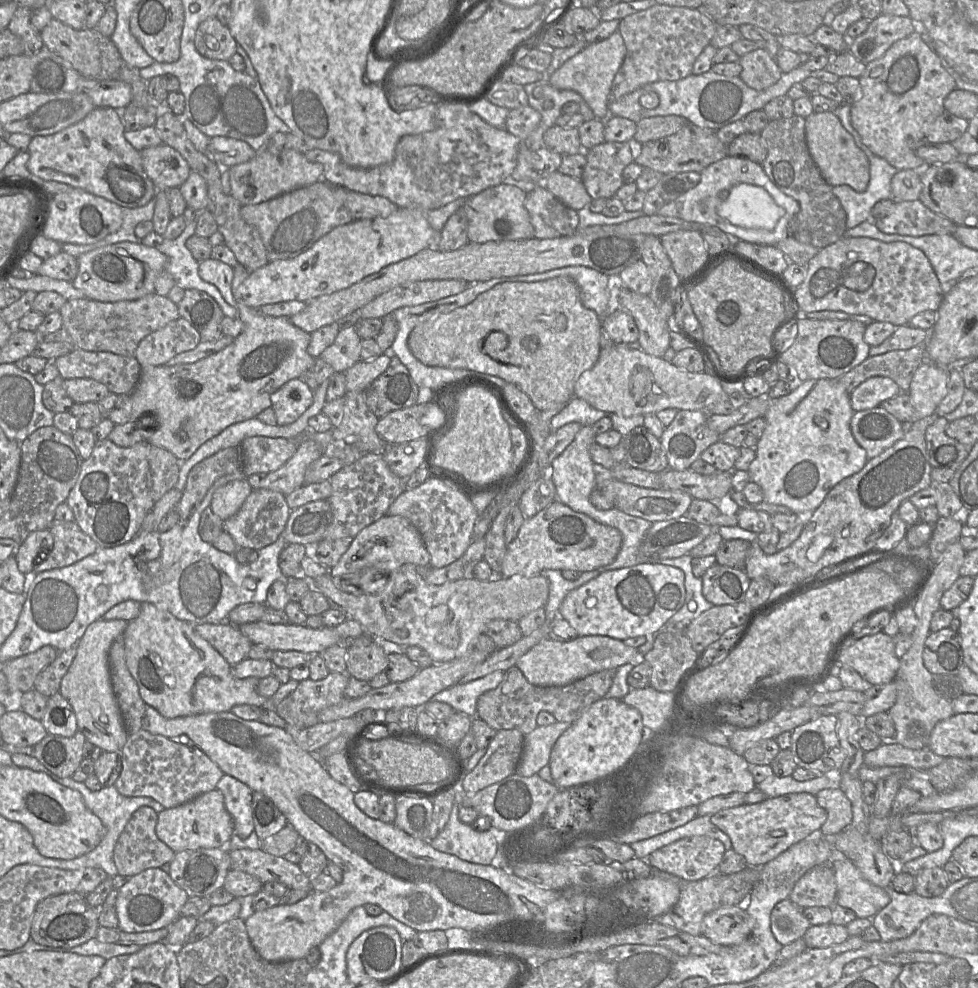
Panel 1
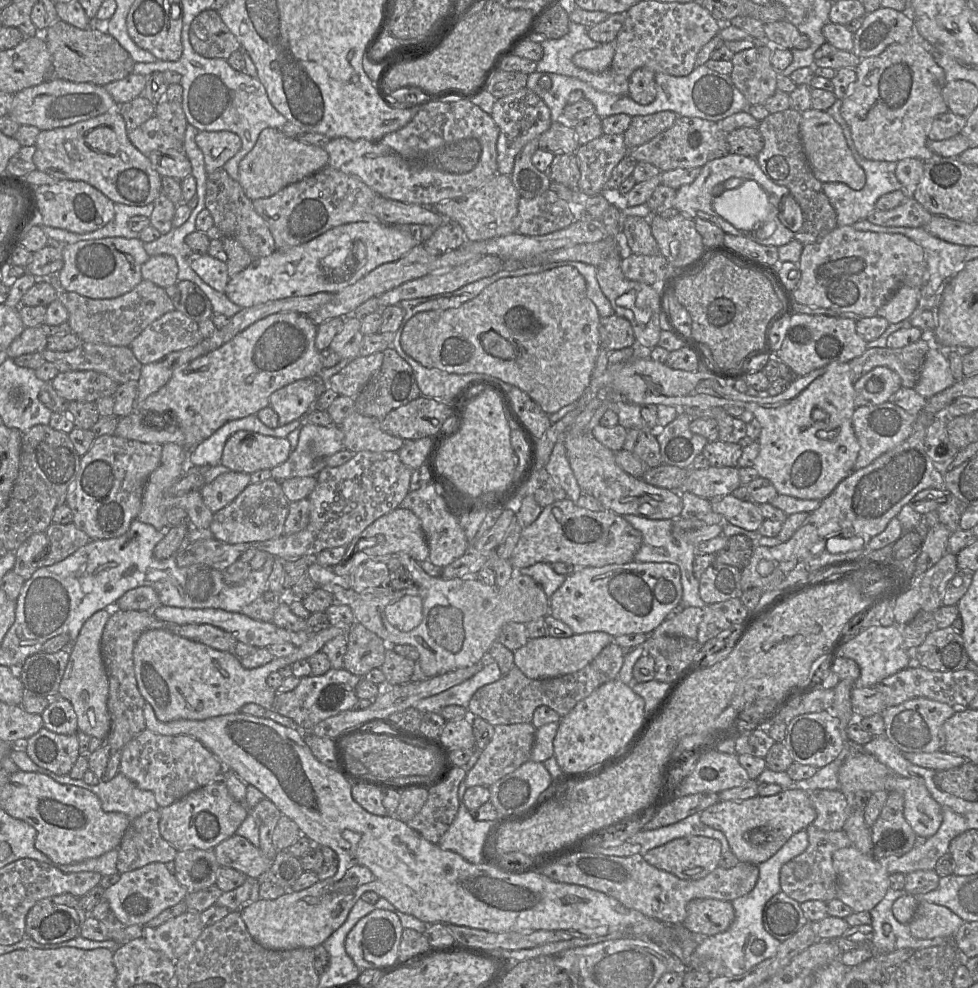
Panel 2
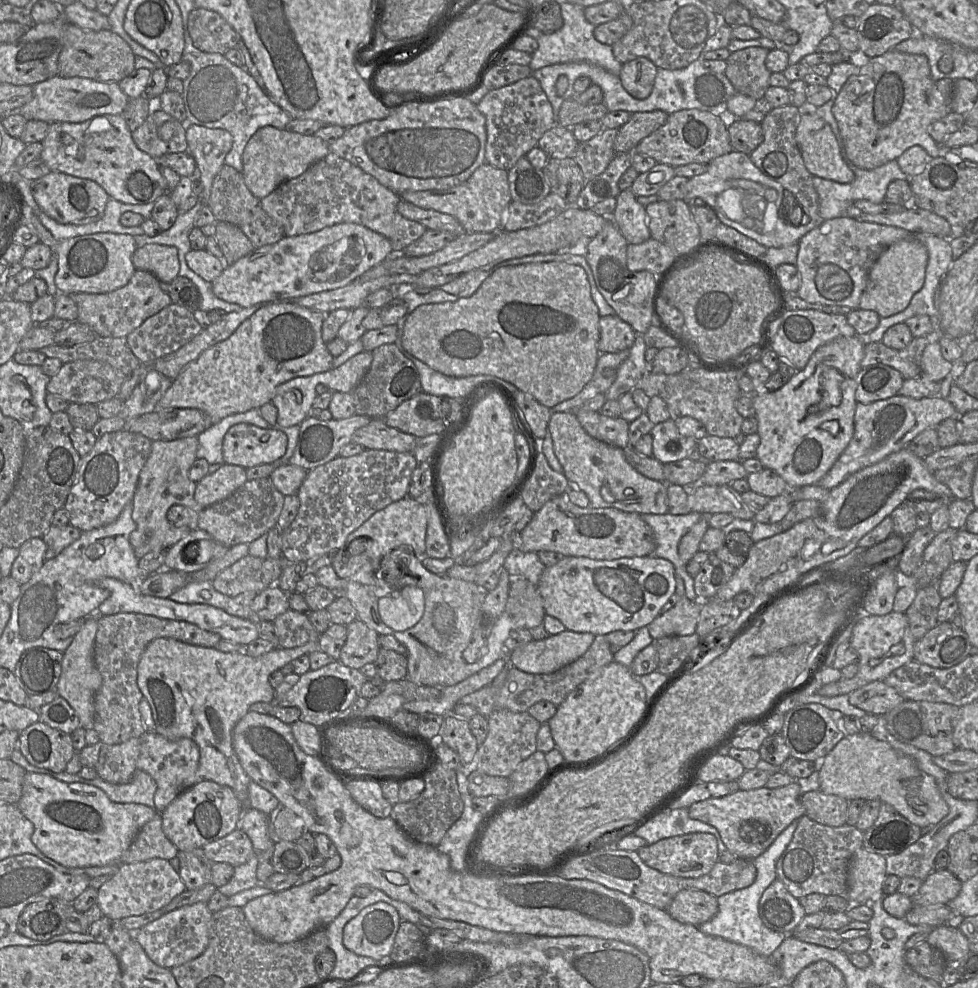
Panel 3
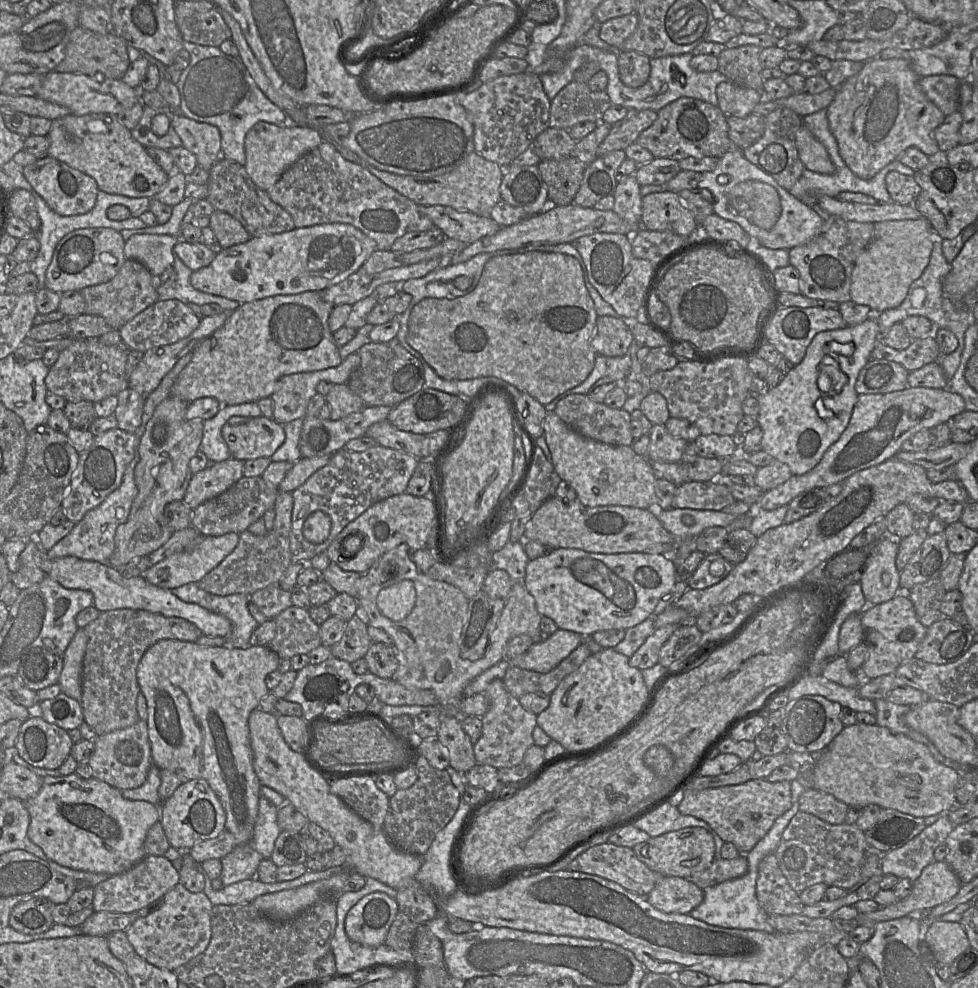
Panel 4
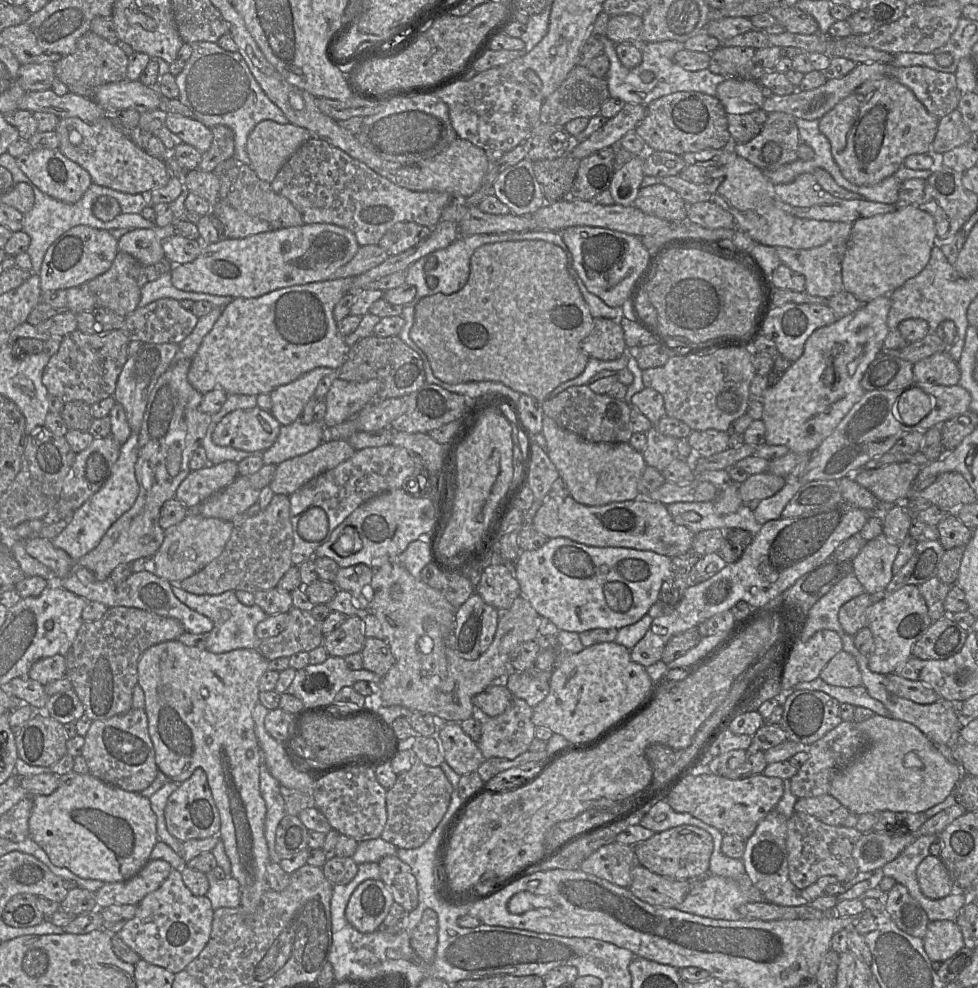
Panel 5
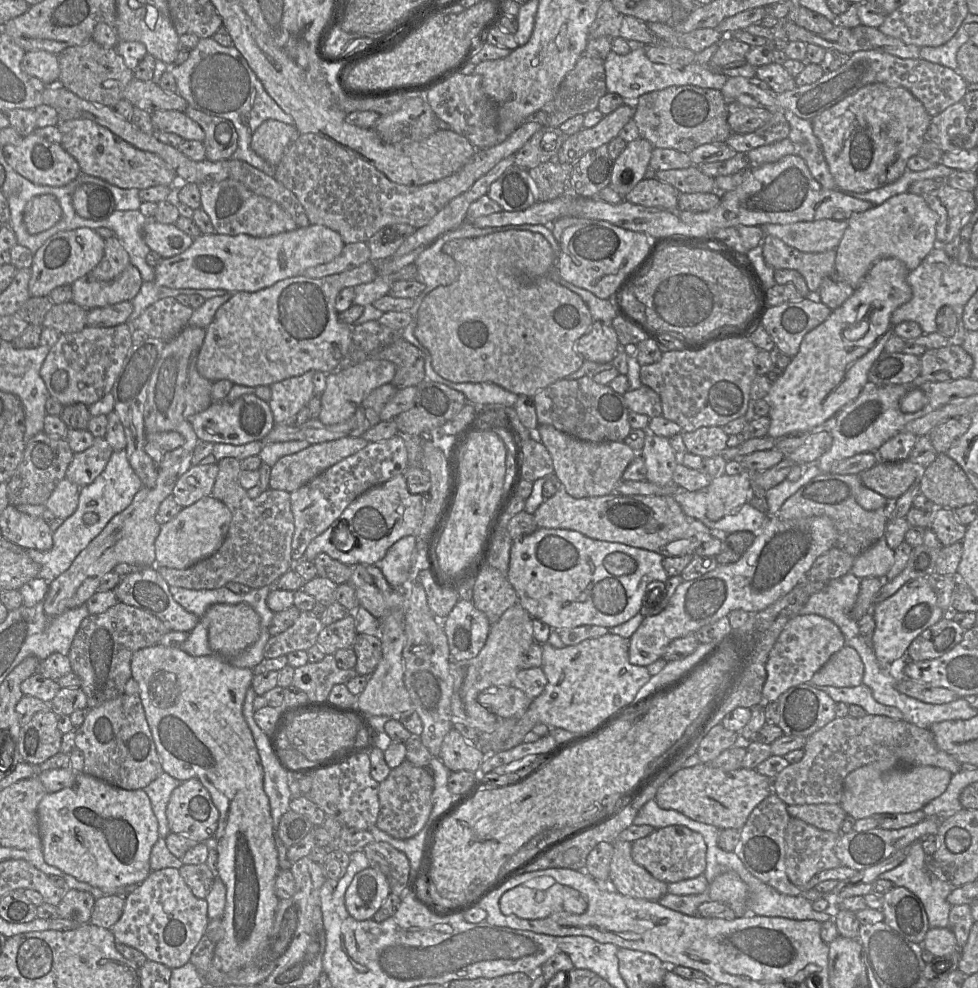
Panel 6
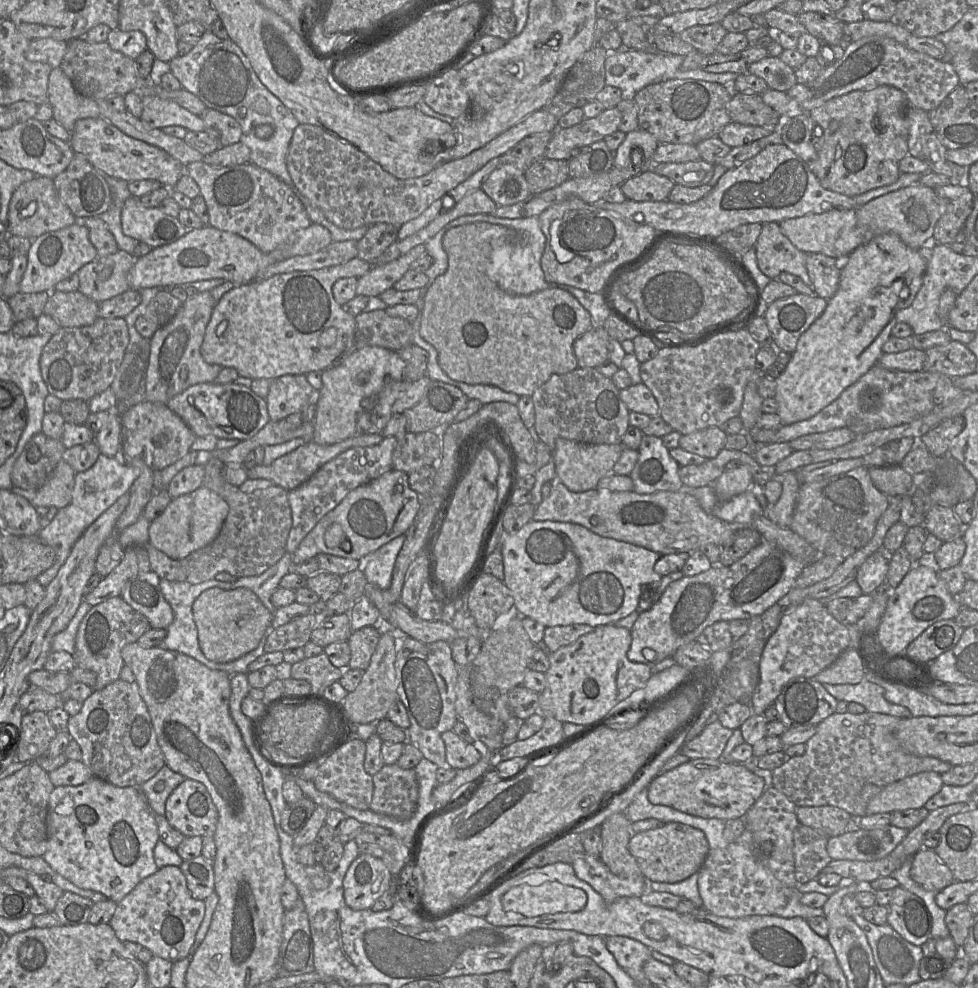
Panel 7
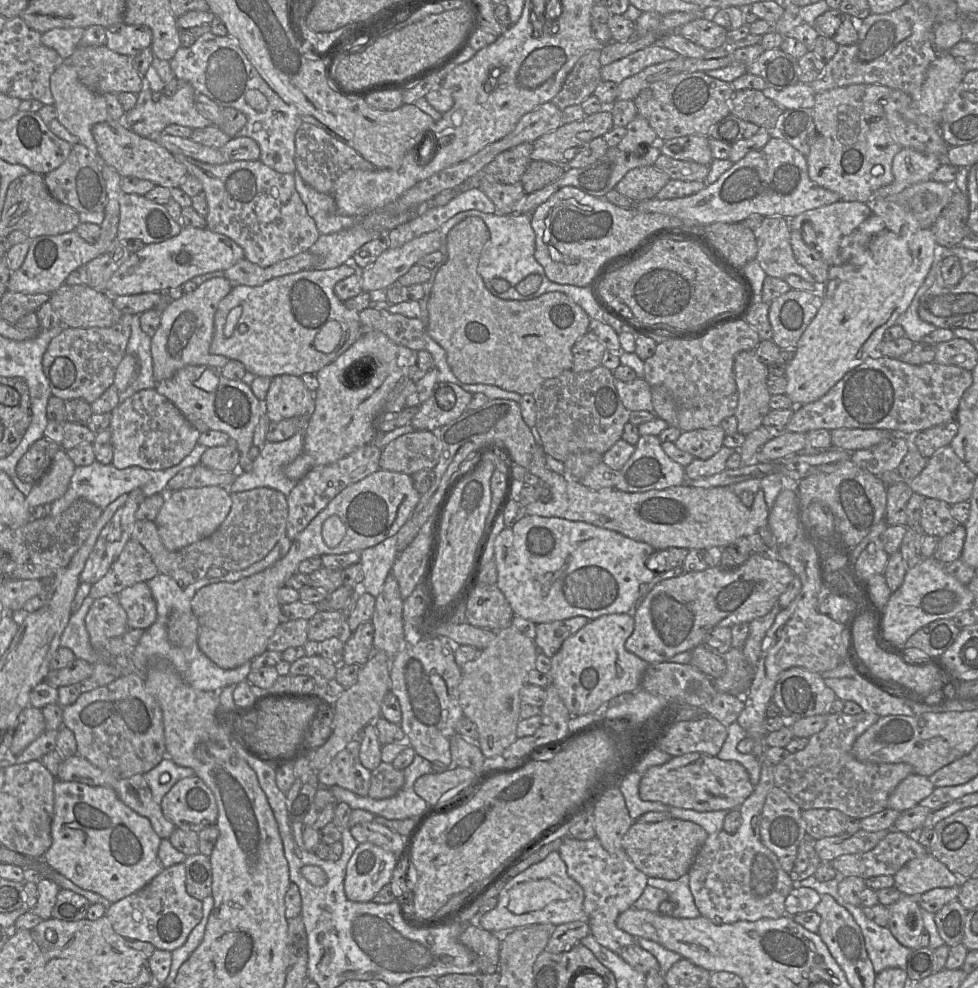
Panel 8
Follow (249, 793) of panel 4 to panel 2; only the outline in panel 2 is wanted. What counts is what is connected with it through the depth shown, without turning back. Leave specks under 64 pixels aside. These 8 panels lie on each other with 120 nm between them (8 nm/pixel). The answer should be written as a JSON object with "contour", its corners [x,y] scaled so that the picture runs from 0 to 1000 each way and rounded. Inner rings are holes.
{"contour":[[[336,634],[320,641],[299,662],[280,665],[275,671],[260,677],[249,676],[239,661],[223,659],[171,638],[151,638],[140,647],[136,658],[141,698],[149,712],[155,715],[161,728],[168,732],[179,729],[211,729],[243,722],[254,712],[276,719],[283,700],[273,692],[274,683],[306,668],[315,668],[322,661],[328,660],[335,649],[354,642],[355,636]]]}

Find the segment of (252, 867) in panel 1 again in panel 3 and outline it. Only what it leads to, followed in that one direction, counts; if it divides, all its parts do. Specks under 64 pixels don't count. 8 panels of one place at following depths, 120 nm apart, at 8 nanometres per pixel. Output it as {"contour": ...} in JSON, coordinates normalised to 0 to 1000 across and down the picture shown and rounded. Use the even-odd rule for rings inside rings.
{"contour":[[[244,838],[209,855],[207,860],[216,871],[231,872],[238,878],[249,874],[261,863],[256,848]]]}

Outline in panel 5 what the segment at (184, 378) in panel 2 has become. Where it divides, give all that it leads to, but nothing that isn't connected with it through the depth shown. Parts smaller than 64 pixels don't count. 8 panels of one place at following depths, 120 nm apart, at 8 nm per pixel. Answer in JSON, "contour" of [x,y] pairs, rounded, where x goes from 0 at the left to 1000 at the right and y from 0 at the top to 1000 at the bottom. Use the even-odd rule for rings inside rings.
{"contour":[[[362,280],[336,282],[327,285],[319,285],[310,288],[297,289],[287,291],[270,298],[262,302],[240,302],[236,307],[228,312],[228,315],[219,328],[218,332],[208,343],[202,355],[196,363],[195,370],[192,376],[192,386],[198,394],[208,400],[219,394],[228,394],[233,400],[247,399],[264,401],[266,399],[276,399],[281,393],[296,389],[324,371],[333,371],[347,374],[351,369],[358,351],[354,348],[352,341],[347,337],[345,326],[342,323],[342,312],[348,303],[357,297]]]}

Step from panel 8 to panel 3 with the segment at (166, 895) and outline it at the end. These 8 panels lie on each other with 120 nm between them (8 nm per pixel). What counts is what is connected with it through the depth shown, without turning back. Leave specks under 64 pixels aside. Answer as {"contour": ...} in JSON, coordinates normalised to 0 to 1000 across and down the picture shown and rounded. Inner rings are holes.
{"contour":[[[201,913],[178,920],[136,944],[150,968],[162,978],[175,981],[207,966],[214,954],[214,932],[217,923],[212,914]]]}

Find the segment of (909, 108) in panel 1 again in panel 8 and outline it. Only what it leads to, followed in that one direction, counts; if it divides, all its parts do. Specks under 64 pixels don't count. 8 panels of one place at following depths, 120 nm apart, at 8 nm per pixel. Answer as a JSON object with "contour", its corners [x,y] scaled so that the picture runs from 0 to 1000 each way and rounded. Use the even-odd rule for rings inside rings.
{"contour":[[[871,85],[867,87],[852,89],[845,91],[833,96],[833,106],[831,108],[831,123],[828,134],[828,144],[827,144],[827,156],[824,158],[825,167],[826,167],[826,177],[828,181],[836,186],[837,188],[845,190],[851,194],[854,194],[858,197],[859,202],[861,203],[878,203],[881,205],[889,205],[891,198],[901,189],[910,187],[913,182],[912,174],[912,164],[914,158],[923,150],[913,138],[906,116],[903,110],[903,107],[900,105],[900,101],[906,101],[912,93],[912,90],[905,86],[900,85]],[[895,167],[901,167],[904,171],[904,175],[899,178],[893,178],[891,175],[892,170]]]}

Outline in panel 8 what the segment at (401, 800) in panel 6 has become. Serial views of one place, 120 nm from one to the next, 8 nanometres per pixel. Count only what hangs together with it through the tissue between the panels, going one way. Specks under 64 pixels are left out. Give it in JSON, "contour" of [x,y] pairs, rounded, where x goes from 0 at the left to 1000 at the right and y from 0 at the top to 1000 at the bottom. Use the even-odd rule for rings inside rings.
{"contour":[[[390,771],[385,777],[379,780],[376,806],[380,809],[395,809],[404,806],[412,797],[413,782],[406,779],[400,772]]]}

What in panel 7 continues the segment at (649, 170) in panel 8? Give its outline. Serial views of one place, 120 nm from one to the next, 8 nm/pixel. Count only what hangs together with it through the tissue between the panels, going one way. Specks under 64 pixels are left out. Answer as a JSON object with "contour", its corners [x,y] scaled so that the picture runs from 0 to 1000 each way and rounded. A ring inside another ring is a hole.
{"contour":[[[660,173],[641,181],[634,190],[642,202],[680,203],[690,186],[680,178]]]}

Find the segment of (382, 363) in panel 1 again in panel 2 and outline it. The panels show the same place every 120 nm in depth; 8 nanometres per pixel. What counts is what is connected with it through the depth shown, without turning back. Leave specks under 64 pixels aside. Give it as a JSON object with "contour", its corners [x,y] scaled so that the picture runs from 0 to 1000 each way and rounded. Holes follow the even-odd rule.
{"contour":[[[392,356],[366,360],[336,385],[336,392],[348,401],[363,403],[392,366]]]}

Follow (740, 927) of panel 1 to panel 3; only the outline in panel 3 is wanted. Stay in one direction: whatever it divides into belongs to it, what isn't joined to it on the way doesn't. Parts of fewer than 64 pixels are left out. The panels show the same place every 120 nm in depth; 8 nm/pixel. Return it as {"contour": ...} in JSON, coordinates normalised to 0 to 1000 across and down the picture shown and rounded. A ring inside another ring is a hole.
{"contour":[[[714,900],[694,902],[681,921],[692,932],[715,937],[734,923],[733,908]]]}

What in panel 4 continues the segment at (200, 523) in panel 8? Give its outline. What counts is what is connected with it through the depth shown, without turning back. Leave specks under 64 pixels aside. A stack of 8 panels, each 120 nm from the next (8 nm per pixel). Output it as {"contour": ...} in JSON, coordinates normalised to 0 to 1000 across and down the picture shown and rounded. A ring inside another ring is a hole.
{"contour":[[[232,539],[226,543],[207,543],[206,549],[195,558],[179,560],[162,569],[145,582],[150,589],[169,596],[179,596],[193,590],[202,590],[222,574],[241,555],[245,540]]]}

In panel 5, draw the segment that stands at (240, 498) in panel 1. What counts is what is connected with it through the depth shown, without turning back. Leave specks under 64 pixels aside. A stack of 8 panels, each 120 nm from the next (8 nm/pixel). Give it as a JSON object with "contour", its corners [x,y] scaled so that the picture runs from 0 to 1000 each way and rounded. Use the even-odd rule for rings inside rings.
{"contour":[[[230,467],[216,473],[194,477],[181,494],[179,504],[192,515],[200,514],[208,507],[236,490],[243,481],[243,470],[238,467]]]}

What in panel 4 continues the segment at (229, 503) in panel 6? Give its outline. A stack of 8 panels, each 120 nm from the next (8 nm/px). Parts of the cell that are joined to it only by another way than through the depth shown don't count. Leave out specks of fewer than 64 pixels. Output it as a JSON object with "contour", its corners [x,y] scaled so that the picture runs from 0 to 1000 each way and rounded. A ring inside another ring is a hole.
{"contour":[[[285,498],[281,507],[281,528],[277,537],[268,543],[255,536],[245,539],[241,555],[222,574],[211,581],[202,593],[216,601],[232,603],[252,601],[257,603],[273,593],[284,591],[298,572],[297,540],[299,534],[300,501]]]}

